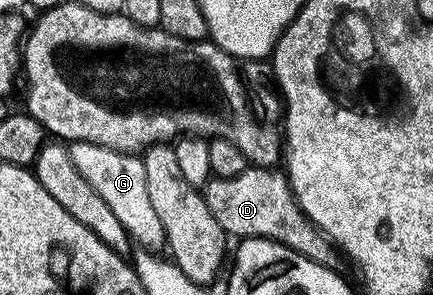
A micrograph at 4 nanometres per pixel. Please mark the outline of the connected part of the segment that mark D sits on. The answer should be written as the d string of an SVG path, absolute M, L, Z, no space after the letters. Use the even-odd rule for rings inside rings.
M249 168L237 178L213 177L203 187L204 200L214 220L232 240L245 238L268 238L296 250L299 254L311 255L316 246L318 231L300 211L296 199L292 197L292 186L283 173L272 168Z

